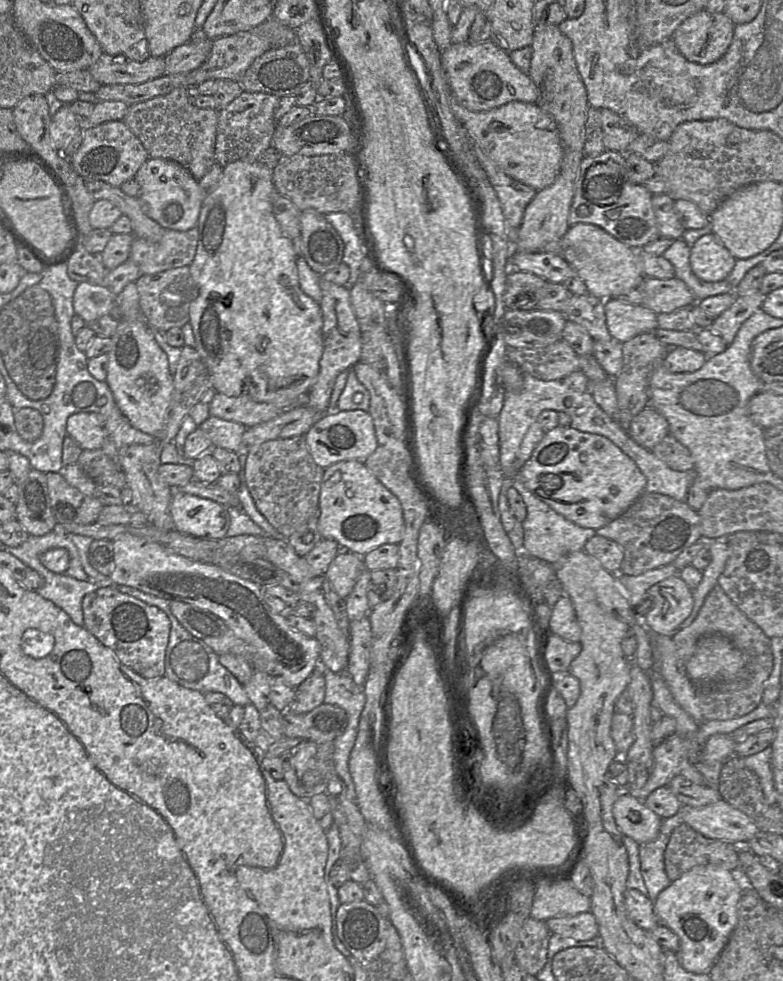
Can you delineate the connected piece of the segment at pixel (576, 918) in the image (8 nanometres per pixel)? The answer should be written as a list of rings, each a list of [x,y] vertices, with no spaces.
[[[591,911],[572,916],[553,917],[545,923],[551,934],[576,941],[586,941],[598,936],[598,925]]]

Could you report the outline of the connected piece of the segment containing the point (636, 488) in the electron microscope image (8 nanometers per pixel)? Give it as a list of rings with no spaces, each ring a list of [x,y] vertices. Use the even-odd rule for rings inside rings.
[[[572,427],[547,431],[519,471],[527,489],[583,528],[598,530],[621,516],[644,492],[646,477],[608,438]]]

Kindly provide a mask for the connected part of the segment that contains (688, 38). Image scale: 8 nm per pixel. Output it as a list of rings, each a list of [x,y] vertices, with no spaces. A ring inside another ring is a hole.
[[[703,9],[683,21],[672,39],[688,61],[709,65],[727,52],[734,27],[735,24],[724,12],[711,13]]]

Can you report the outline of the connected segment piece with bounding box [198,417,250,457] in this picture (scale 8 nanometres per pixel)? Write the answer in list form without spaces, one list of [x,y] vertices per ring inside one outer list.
[[[209,417],[198,428],[211,440],[213,447],[224,448],[238,457],[249,452],[250,448],[243,449],[242,437],[246,427],[242,424]]]

